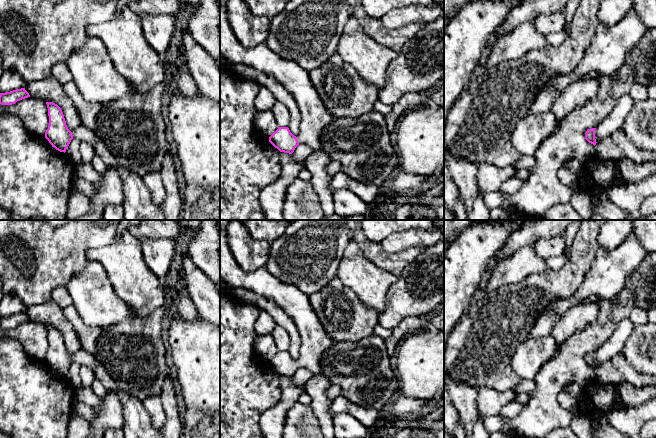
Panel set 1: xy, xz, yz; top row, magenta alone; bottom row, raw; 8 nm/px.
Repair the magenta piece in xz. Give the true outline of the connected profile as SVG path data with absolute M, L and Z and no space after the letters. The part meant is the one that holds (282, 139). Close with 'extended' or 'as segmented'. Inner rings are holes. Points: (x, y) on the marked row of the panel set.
M220 4L220 53L233 65L244 64L274 77L296 100L301 114L300 134L296 137L290 132L288 127L278 127L269 137L269 142L275 148L280 152L289 154L292 154L299 144L308 145L313 150L323 149L321 143L322 131L336 118L326 110L325 105L310 79L309 72L295 62L278 56L266 45L266 43L261 43L252 48L242 45L230 26L227 6L225 4Z; extended

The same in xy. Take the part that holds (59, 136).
M46 102L49 116L49 126L45 138L56 150L66 152L73 138L90 144L107 167L115 168L123 183L124 220L165 220L159 205L151 201L151 193L143 178L121 167L105 143L91 130L84 126L71 132L61 108L53 103Z; extended

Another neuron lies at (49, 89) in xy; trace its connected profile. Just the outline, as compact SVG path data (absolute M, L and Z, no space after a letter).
M52 75L43 80L28 82L25 90L30 97L57 104L64 115L68 129L73 132L82 125L81 117L63 85Z

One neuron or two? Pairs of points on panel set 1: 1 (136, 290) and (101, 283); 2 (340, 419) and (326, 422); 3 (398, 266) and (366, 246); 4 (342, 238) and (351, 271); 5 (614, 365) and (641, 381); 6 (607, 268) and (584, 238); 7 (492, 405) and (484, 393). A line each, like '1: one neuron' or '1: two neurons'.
1: two neurons
2: two neurons
3: one neuron
4: two neurons
5: one neuron
6: two neurons
7: one neuron

